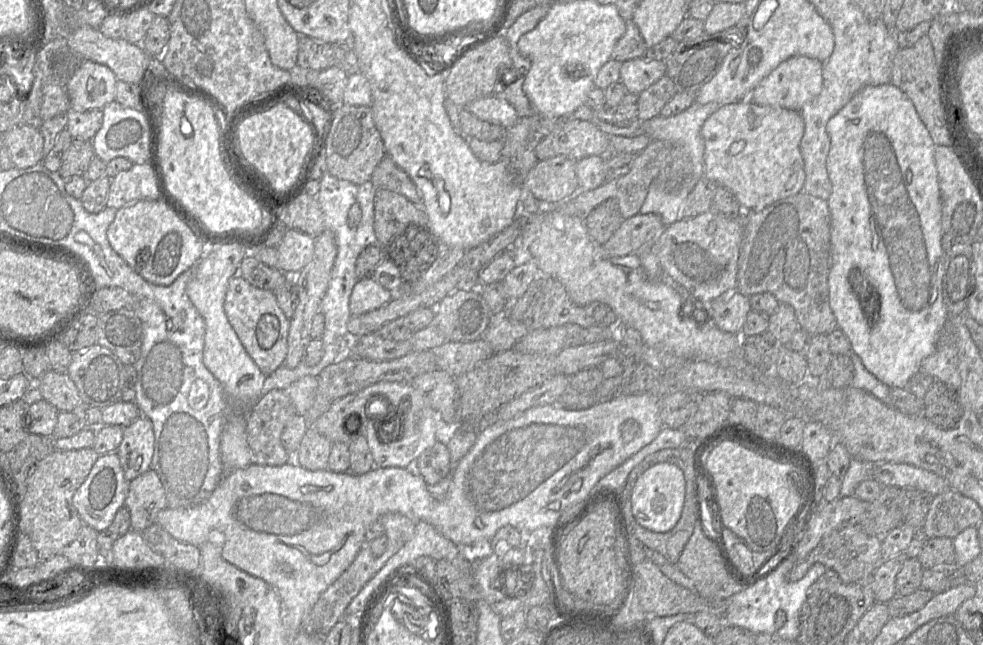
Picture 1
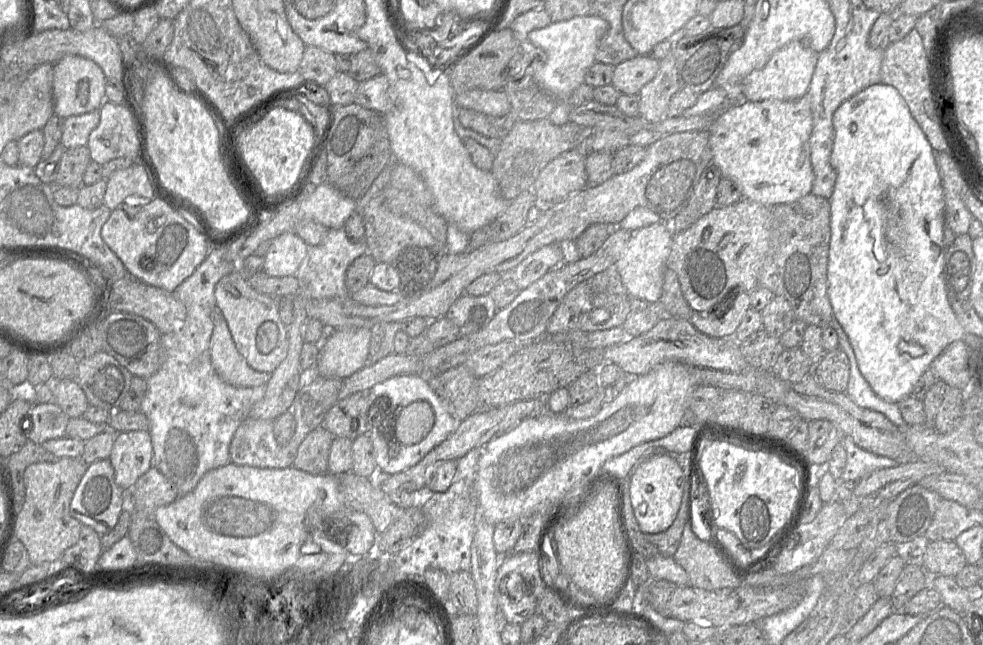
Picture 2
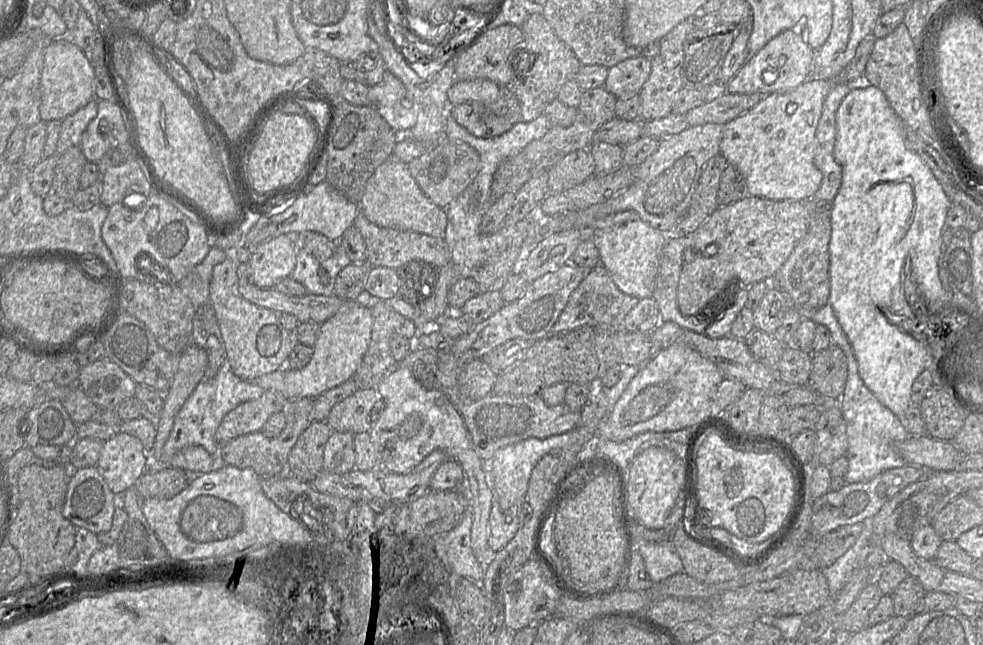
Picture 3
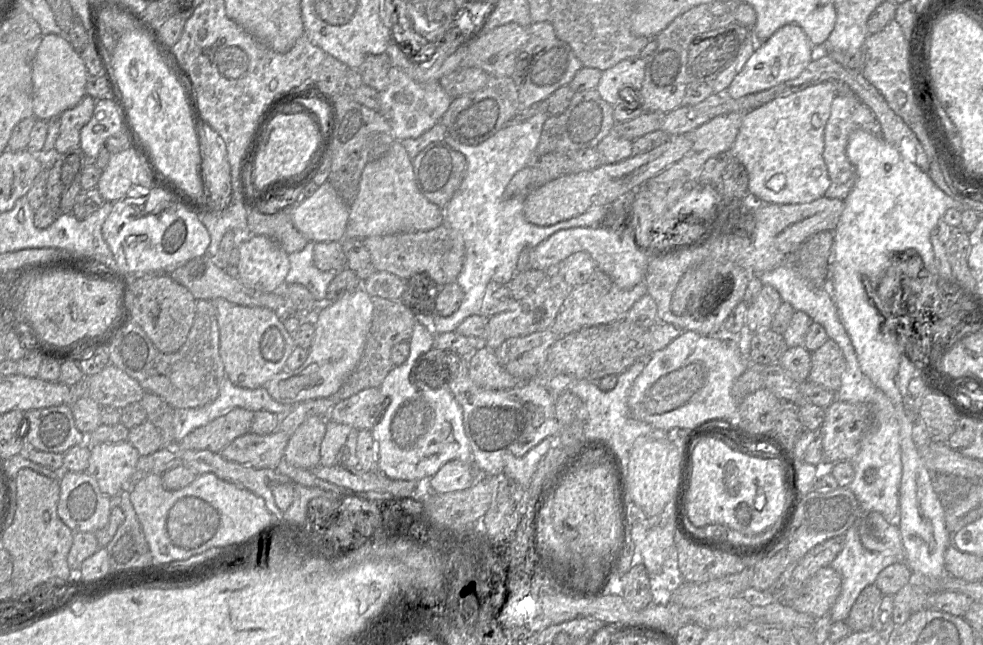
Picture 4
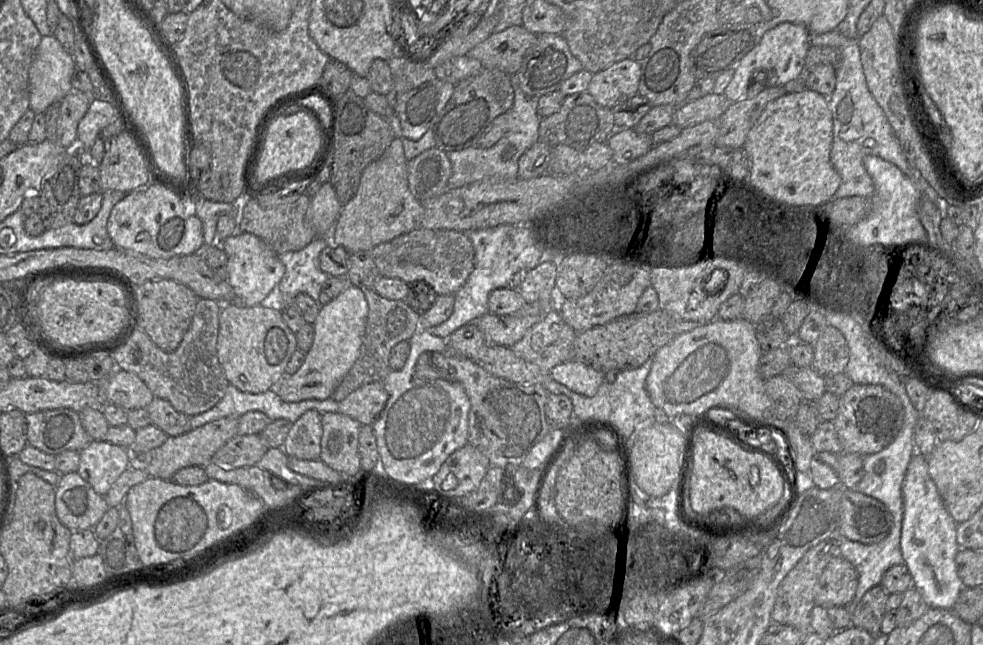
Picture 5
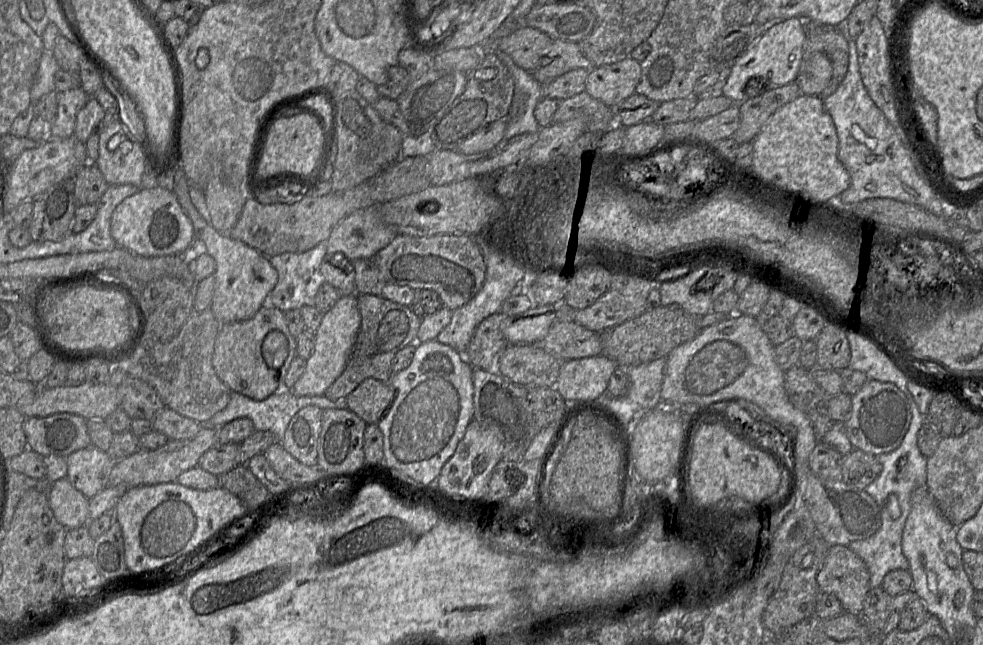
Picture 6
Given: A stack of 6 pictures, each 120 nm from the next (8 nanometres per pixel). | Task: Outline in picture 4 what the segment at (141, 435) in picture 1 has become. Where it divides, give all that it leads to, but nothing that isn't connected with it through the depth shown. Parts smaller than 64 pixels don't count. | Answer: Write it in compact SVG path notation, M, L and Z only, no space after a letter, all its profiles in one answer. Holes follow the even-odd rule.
M127 440L115 443L92 444L85 472L96 479L100 491L112 498L124 489L131 489L131 476L134 473L140 454Z

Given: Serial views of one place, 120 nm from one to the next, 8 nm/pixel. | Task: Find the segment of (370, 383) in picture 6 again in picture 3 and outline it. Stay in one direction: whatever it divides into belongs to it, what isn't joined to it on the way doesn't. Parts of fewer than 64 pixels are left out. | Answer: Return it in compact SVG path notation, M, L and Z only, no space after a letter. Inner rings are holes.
M359 388L334 405L326 419L333 431L358 434L370 431L373 419L385 406L376 388Z

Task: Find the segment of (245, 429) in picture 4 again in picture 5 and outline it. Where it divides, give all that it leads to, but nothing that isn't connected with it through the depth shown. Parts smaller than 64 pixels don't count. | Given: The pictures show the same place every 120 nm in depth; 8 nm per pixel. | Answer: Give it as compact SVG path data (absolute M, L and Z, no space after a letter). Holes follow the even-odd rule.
M223 417L192 429L182 435L170 436L159 447L138 455L132 455L130 467L145 470L150 477L171 480L180 469L188 466L204 467L214 454L232 437L238 434L238 418Z

